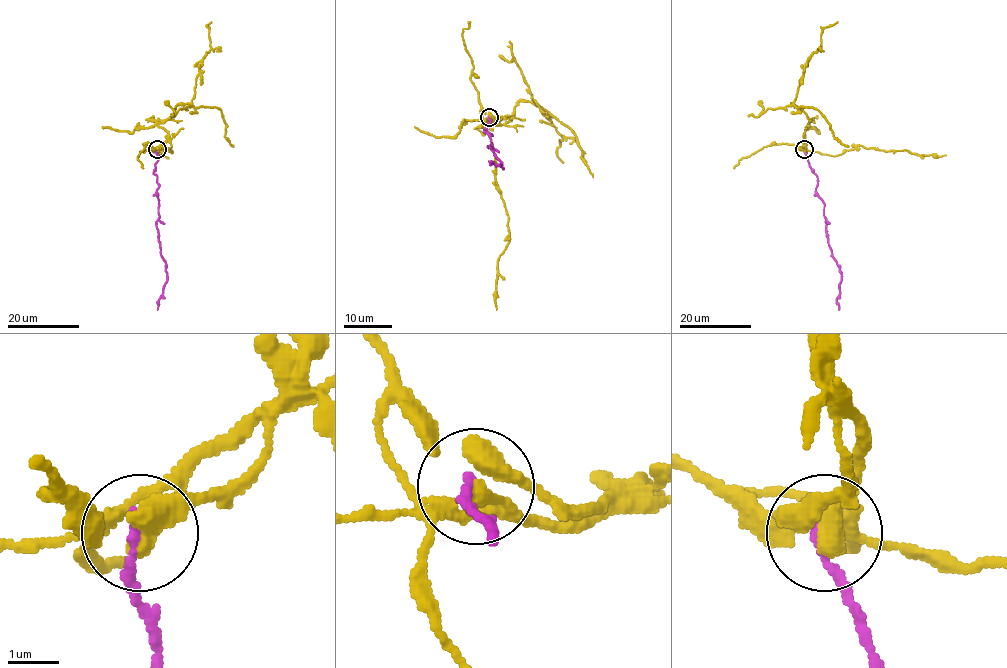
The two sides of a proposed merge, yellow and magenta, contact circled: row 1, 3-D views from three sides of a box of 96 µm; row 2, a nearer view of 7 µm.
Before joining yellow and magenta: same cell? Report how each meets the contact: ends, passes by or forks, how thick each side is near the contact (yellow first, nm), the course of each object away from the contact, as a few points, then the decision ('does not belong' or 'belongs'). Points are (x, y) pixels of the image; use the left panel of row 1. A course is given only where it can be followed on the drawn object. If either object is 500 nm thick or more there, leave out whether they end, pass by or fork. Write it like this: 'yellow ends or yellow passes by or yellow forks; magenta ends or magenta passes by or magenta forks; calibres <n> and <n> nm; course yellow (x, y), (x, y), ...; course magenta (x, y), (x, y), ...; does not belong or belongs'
yellow ends; magenta ends; calibres 420 and 180 nm; course yellow (157, 150), (168, 133), (158, 125), (195, 93), (212, 22); course magenta (157, 150), (153, 172), (159, 187), (156, 224), (167, 275), (157, 310); does not belong

